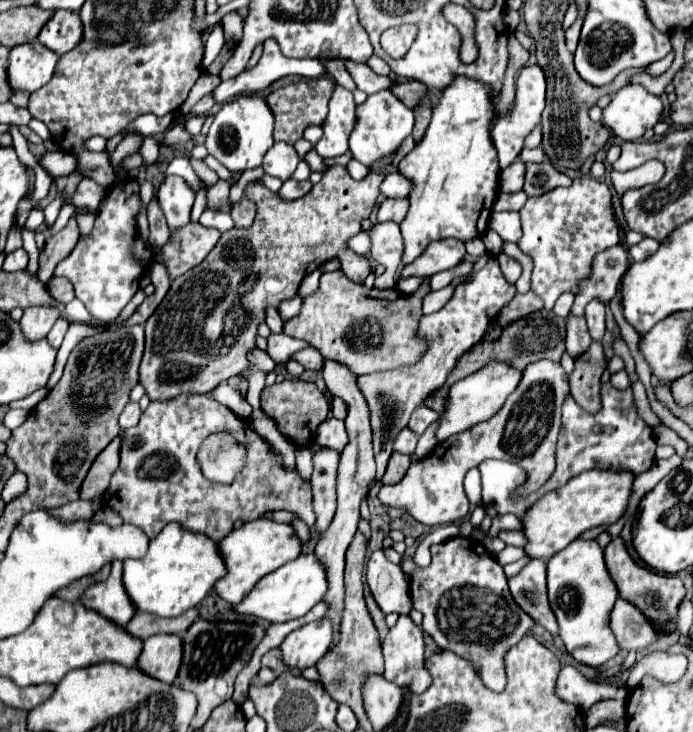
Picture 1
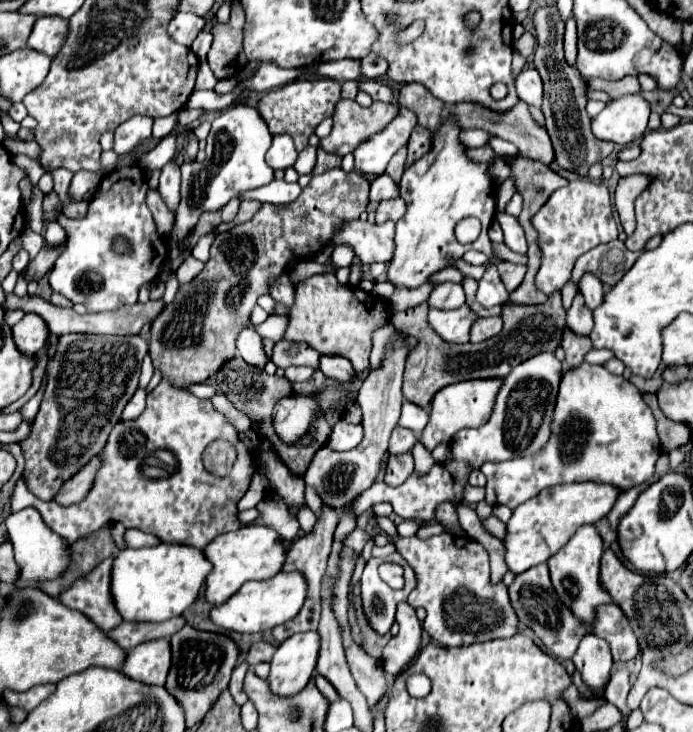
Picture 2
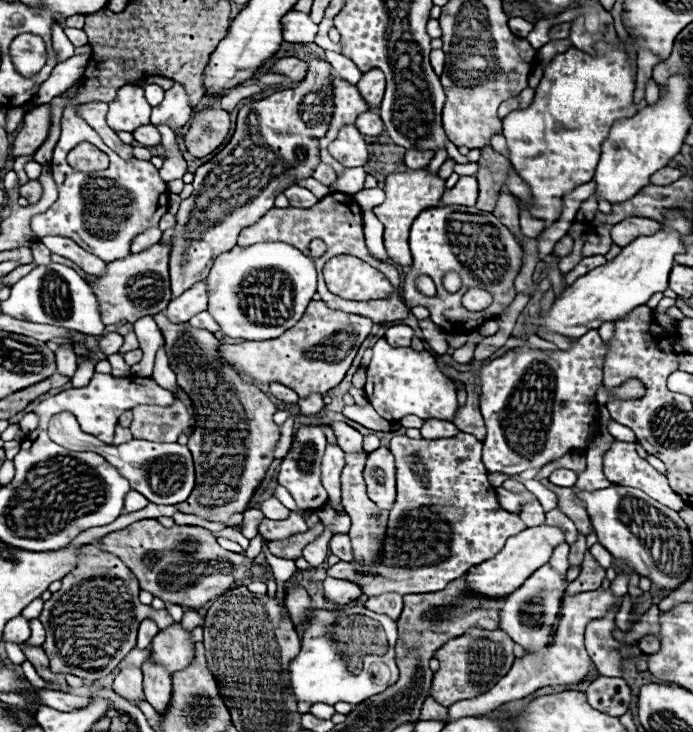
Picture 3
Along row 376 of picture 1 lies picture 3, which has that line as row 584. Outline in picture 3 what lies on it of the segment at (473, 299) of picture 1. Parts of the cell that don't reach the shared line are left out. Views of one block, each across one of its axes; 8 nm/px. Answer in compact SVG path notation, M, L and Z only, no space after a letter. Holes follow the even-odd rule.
M466 432L440 440L412 440L408 436L394 436L388 448L396 460L398 494L388 516L380 562L374 568L376 574L356 578L356 584L366 596L376 596L380 592L400 592L404 596L444 590L448 582L460 578L472 566L496 556L508 536L528 528L518 514L510 514L500 508L496 492L488 482L488 470L482 464L482 442L474 436L468 436Z

